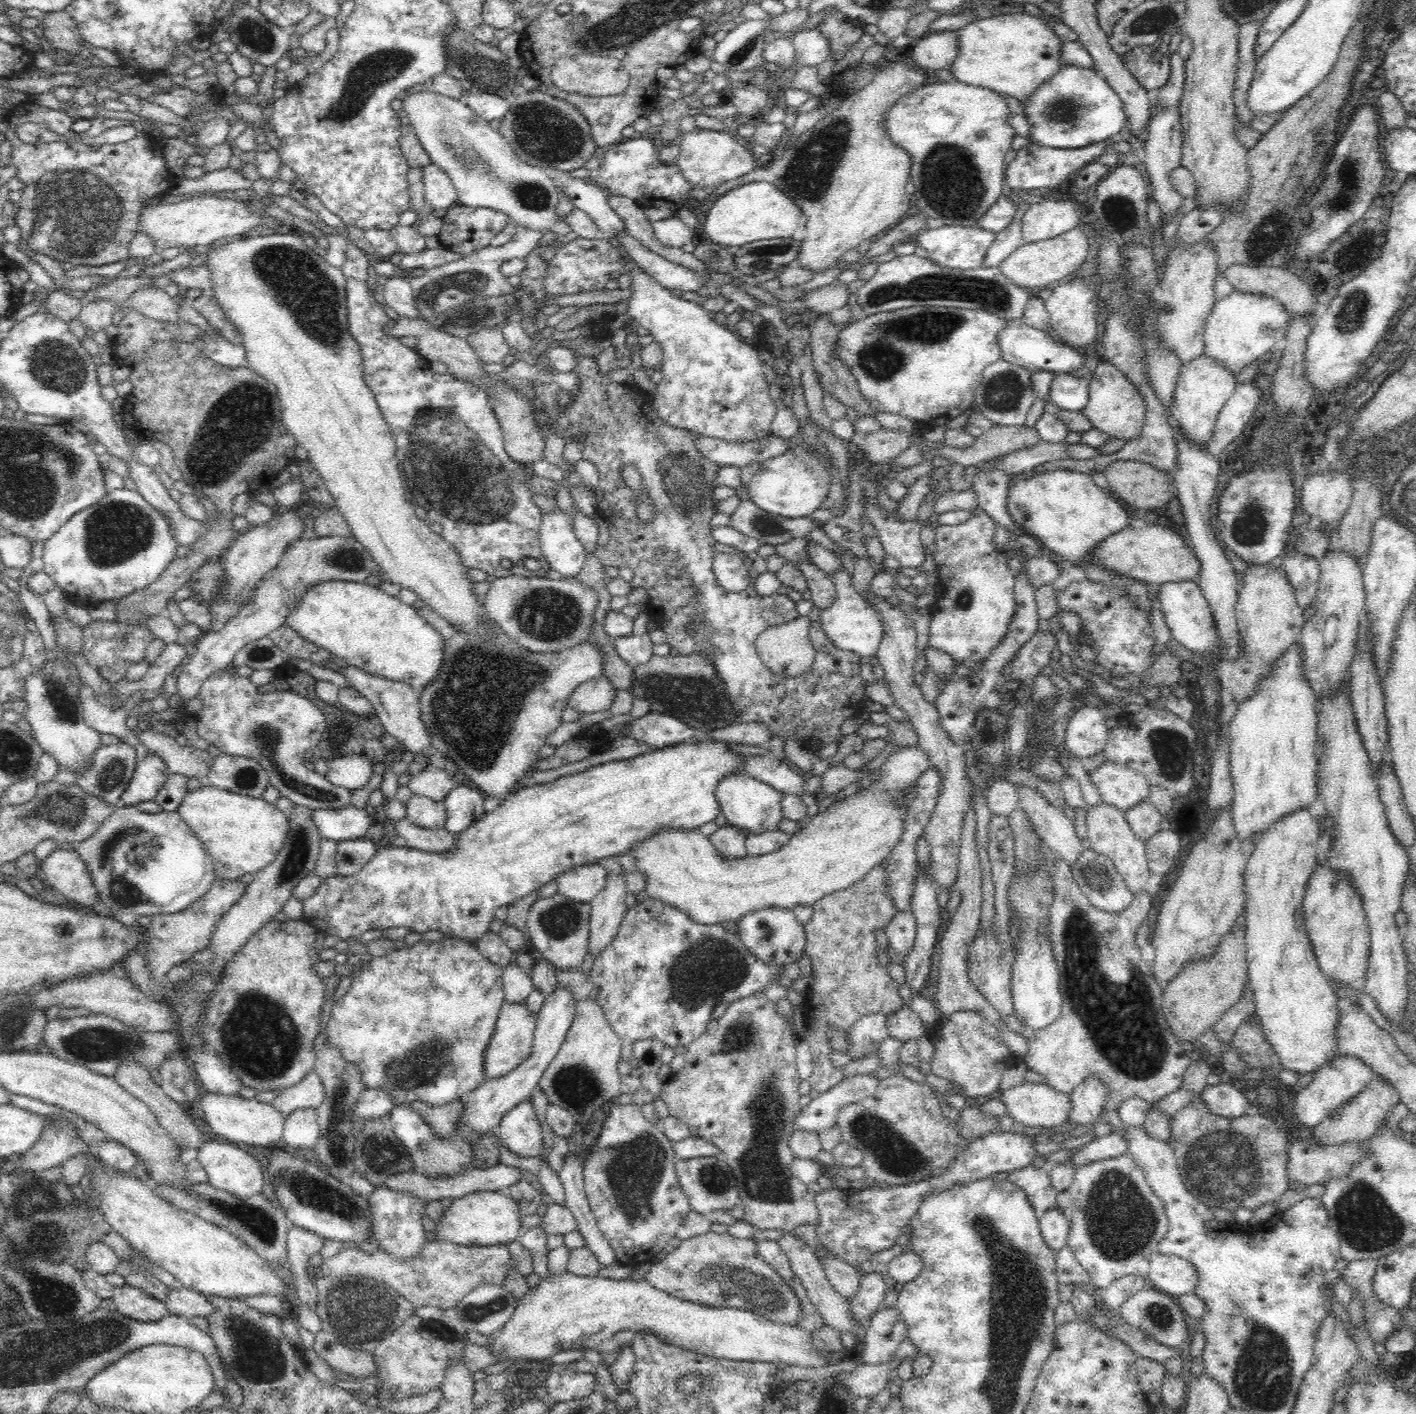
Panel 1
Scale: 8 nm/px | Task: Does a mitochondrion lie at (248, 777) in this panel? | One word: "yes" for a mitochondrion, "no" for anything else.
yes

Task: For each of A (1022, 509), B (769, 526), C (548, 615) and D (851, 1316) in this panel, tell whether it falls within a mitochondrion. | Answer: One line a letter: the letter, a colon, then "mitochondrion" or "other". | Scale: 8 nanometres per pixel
A: mitochondrion
B: other
C: mitochondrion
D: other

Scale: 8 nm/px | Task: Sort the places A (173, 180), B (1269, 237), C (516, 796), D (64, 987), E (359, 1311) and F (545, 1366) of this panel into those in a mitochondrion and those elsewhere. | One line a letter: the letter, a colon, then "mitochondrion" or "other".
A: other
B: mitochondrion
C: other
D: other
E: mitochondrion
F: other

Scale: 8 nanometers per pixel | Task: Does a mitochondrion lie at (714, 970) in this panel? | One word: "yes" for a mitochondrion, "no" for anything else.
yes

